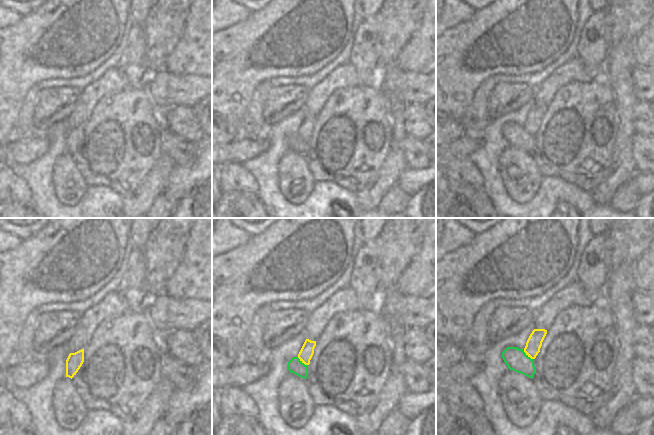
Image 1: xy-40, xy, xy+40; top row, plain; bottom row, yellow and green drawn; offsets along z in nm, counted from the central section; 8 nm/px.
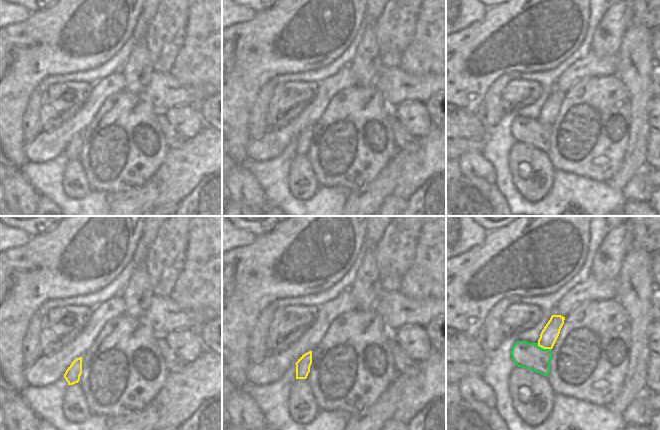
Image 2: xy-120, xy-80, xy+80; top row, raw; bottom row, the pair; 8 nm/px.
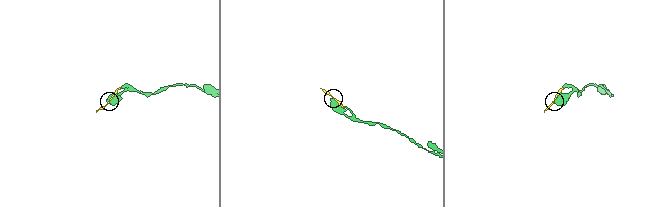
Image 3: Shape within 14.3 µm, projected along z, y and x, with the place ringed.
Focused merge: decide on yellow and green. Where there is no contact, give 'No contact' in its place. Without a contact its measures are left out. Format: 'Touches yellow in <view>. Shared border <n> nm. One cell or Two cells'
Touches yellow in xy+40. Shared border 120 nm. One cell.

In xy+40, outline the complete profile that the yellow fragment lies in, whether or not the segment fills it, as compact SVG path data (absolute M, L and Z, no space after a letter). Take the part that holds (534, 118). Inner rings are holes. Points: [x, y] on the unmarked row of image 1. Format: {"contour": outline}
{"contour": "M534 105L524 125L507 123L502 128L502 134L508 144L532 155L536 148L534 135L540 128L546 110L547 106L545 105Z"}

